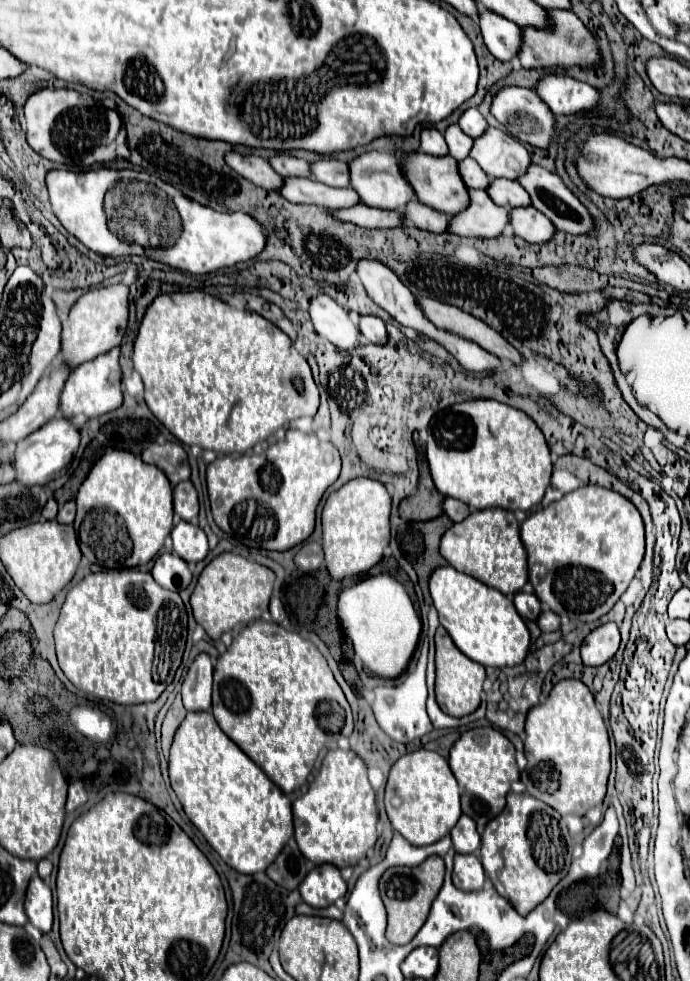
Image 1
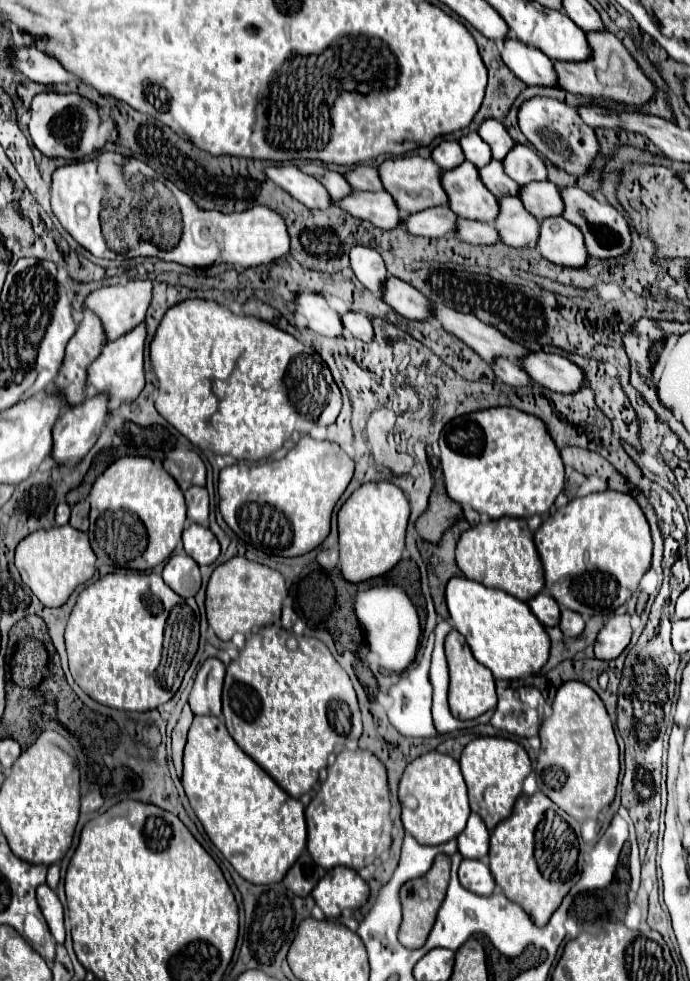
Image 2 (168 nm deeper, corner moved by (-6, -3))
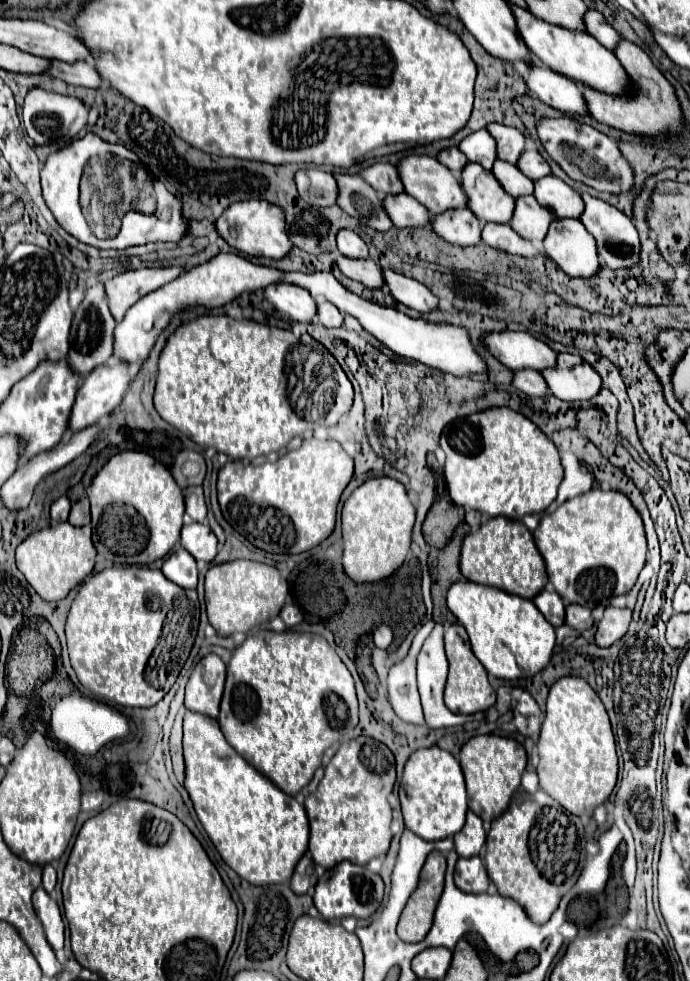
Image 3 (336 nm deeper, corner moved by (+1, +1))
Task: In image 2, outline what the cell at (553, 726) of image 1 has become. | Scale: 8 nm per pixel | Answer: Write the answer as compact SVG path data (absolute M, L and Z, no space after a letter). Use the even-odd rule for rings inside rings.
M581 681L563 683L555 695L553 713L545 717L539 727L539 739L541 749L537 753L537 771L535 771L539 791L543 791L553 803L557 803L565 813L569 813L577 821L597 819L599 811L613 801L619 777L619 747L615 741L611 719L599 695Z

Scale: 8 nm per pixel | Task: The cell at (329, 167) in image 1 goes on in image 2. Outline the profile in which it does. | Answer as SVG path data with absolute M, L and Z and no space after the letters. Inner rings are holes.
M357 165L351 171L343 173L343 177L351 185L351 189L359 189L359 191L381 191L383 189L383 185L379 183L377 169L369 165Z

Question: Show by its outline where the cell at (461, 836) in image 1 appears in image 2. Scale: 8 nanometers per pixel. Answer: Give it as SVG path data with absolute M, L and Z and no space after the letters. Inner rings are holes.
M471 813L467 827L457 837L457 845L459 845L459 853L467 859L481 859L481 857L487 855L489 831L487 831L487 827L485 827L485 823L481 821L479 815Z

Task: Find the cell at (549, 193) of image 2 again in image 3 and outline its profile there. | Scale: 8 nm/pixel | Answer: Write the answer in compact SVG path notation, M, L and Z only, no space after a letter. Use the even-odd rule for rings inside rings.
M548 175L538 179L534 185L536 185L534 195L542 207L548 207L562 219L566 217L578 219L582 215L584 201L580 199L580 193L566 185L562 179Z

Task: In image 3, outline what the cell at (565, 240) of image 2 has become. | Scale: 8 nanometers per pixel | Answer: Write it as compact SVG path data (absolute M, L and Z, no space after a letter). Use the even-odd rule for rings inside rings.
M560 219L550 225L544 253L570 277L594 277L600 271L596 241L578 219Z

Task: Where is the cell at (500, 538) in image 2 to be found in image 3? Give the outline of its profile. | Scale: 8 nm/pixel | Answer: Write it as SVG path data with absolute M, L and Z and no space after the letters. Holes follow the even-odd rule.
M492 517L480 525L476 533L466 535L462 545L460 571L474 583L498 587L524 599L534 599L548 583L544 559L534 543L532 533L522 521L512 521L506 517Z

